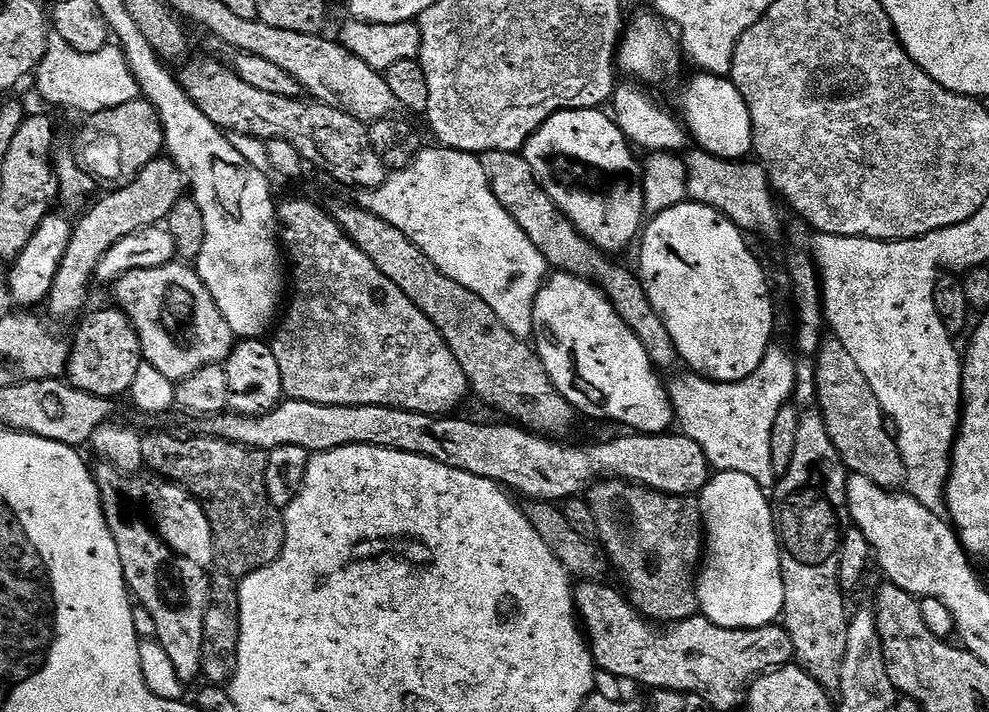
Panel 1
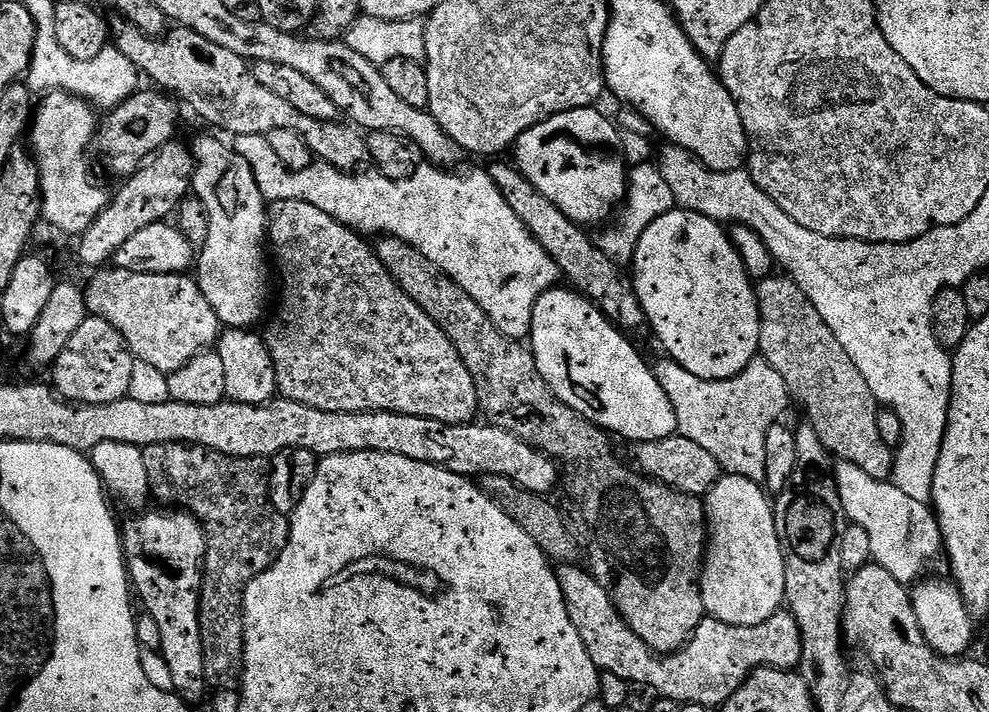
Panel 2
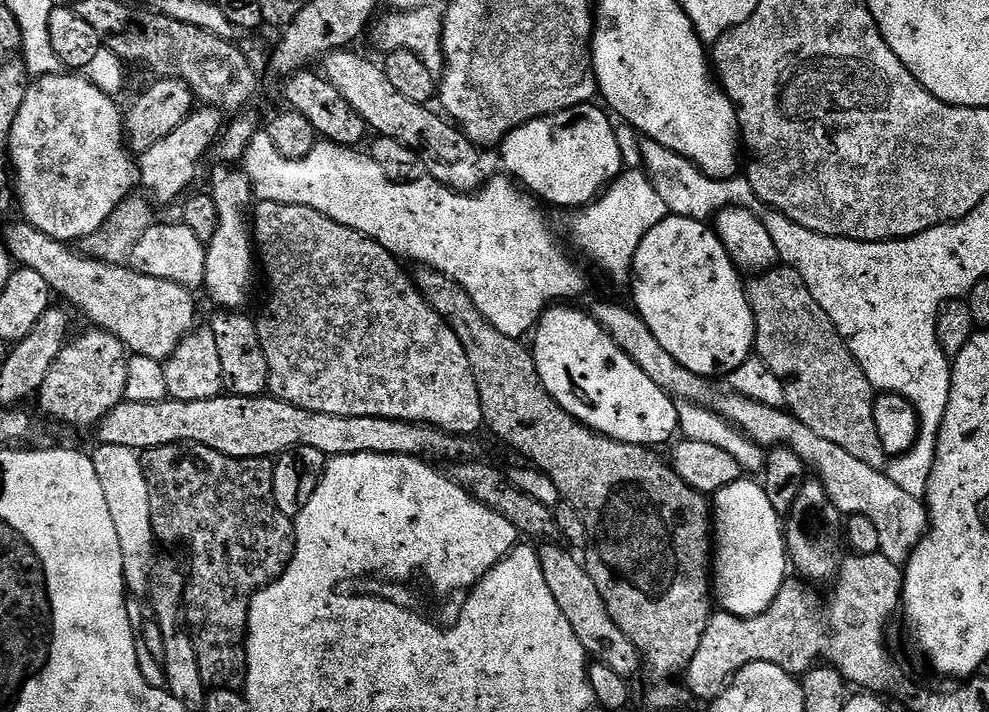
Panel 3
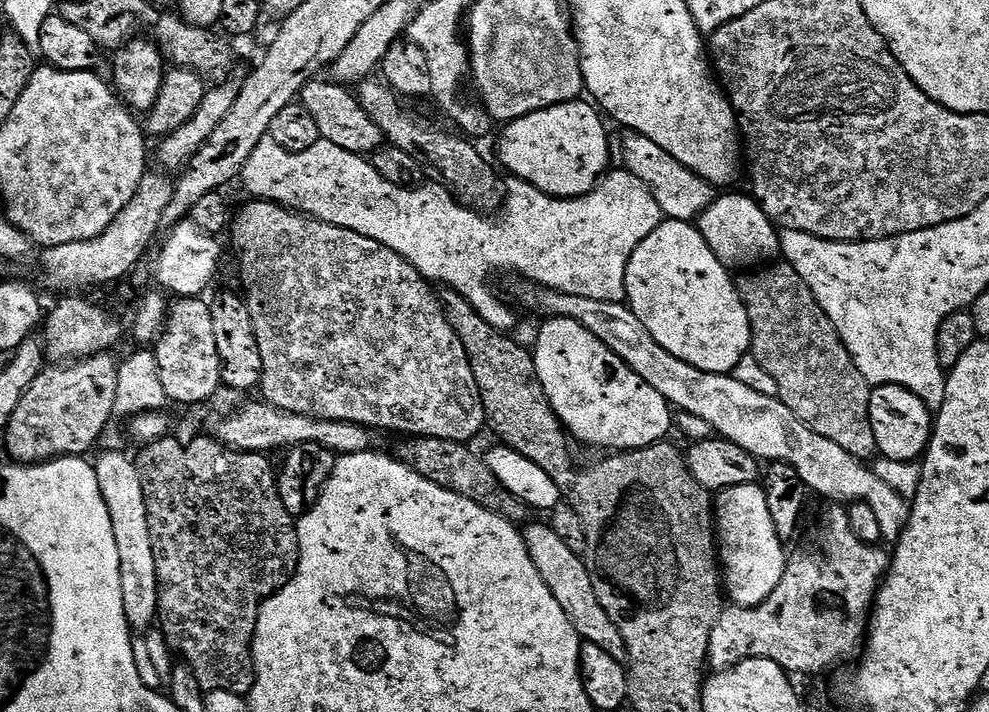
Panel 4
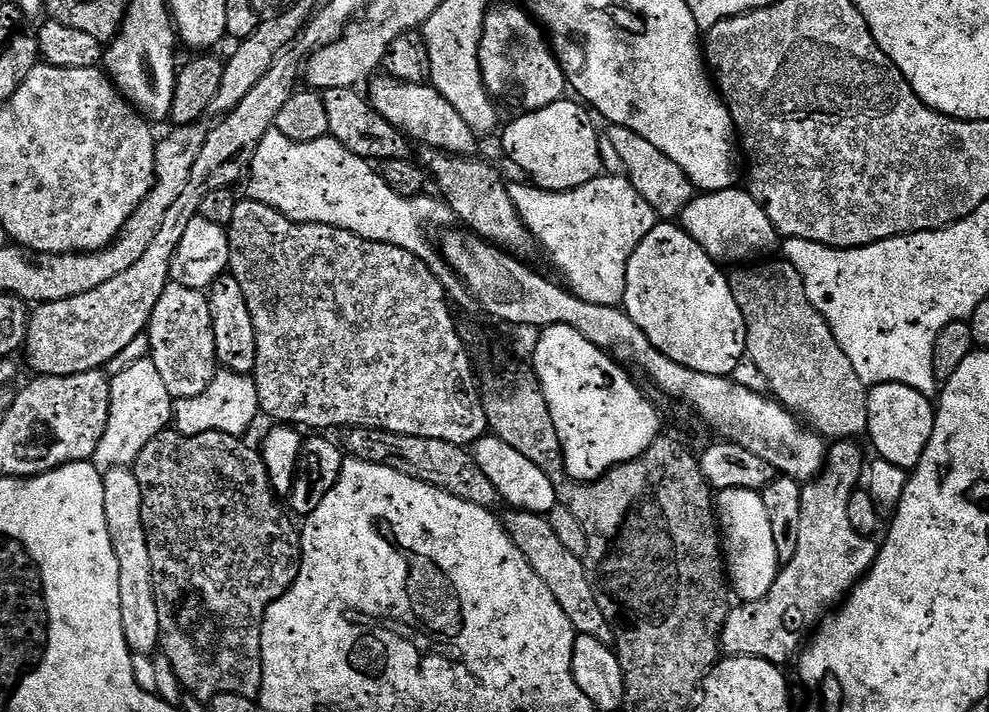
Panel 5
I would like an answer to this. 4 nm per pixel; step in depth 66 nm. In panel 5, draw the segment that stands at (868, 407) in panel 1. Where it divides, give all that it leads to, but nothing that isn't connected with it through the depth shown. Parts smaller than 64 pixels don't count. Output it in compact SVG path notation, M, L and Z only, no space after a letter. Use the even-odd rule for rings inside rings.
M772 258L767 262L733 267L728 285L746 322L747 354L762 370L768 392L829 441L863 437L868 431L869 385L858 378L826 318L814 310L802 274L798 274L787 260Z

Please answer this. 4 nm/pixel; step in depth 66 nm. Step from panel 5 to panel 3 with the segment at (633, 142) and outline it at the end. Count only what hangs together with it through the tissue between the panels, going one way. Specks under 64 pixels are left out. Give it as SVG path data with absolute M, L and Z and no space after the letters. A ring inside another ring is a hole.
M644 138L641 139L640 148L643 171L654 182L671 215L708 222L727 208L757 207L754 186L750 186L747 175L737 174L725 180L716 180L713 176L707 176L694 162L682 158L682 154L674 154L674 150L666 150L666 146L658 142Z

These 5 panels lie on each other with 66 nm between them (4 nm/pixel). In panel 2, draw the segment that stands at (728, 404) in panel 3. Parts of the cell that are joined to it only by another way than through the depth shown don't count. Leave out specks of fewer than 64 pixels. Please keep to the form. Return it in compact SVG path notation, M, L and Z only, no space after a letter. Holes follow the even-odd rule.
M840 462L836 464L836 485L838 498L842 498L842 510L846 510L849 521L870 534L874 563L894 574L898 582L915 585L925 575L923 572L942 556L944 537L940 534L935 511L929 505L909 498L891 479L870 478L866 470Z

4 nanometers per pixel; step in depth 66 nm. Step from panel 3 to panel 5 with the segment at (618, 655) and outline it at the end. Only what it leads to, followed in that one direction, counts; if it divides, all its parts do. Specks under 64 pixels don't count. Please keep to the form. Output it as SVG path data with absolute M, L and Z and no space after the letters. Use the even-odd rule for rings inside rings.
M508 510L506 512L508 513L502 516L504 529L510 534L514 546L518 546L518 550L522 550L526 562L530 562L530 566L538 574L538 578L542 578L542 582L546 582L546 586L550 589L550 594L554 594L554 598L558 601L558 606L562 606L563 612L566 613L566 618L570 618L572 629L579 635L598 638L598 642L611 645L613 643L612 627L603 617L598 608L598 603L594 600L594 593L590 590L590 578L588 577L588 571L584 568L583 559L570 554L570 550L566 550L566 546L562 546L558 534L554 534L554 529L550 526L547 515L523 512L521 510Z

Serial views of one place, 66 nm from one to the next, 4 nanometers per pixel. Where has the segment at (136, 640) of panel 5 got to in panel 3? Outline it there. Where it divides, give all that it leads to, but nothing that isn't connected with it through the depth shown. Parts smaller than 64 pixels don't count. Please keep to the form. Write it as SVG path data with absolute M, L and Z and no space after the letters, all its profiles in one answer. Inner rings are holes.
M100 444L97 452L91 453L106 506L110 506L110 519L118 534L118 546L122 546L122 570L124 586L129 593L140 596L149 591L152 570L157 556L154 552L158 541L152 529L150 514L150 486L146 486L146 474L140 461L141 453L126 446Z

